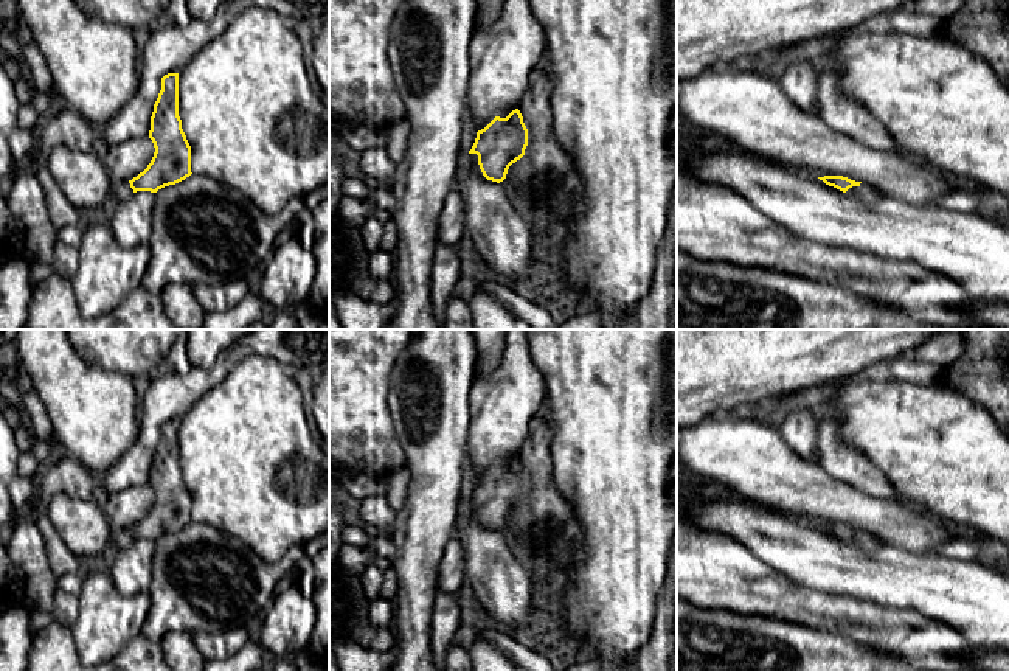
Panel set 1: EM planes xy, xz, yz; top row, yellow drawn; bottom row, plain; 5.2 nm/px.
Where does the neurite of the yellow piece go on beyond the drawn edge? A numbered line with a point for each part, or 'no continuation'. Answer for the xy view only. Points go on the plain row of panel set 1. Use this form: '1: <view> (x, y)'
1: xy (123, 539)

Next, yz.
1: yz (866, 541)

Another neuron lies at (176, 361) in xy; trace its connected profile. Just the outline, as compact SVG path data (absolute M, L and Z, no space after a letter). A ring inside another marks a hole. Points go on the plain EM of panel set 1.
M186 336L180 337L171 351L163 359L158 374L168 374L168 373L188 373L191 370L191 362L186 353Z

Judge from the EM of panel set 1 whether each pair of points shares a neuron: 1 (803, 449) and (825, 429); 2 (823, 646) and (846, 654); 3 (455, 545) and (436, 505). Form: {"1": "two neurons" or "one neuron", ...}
{"1": "two neurons", "2": "one neuron", "3": "two neurons"}

